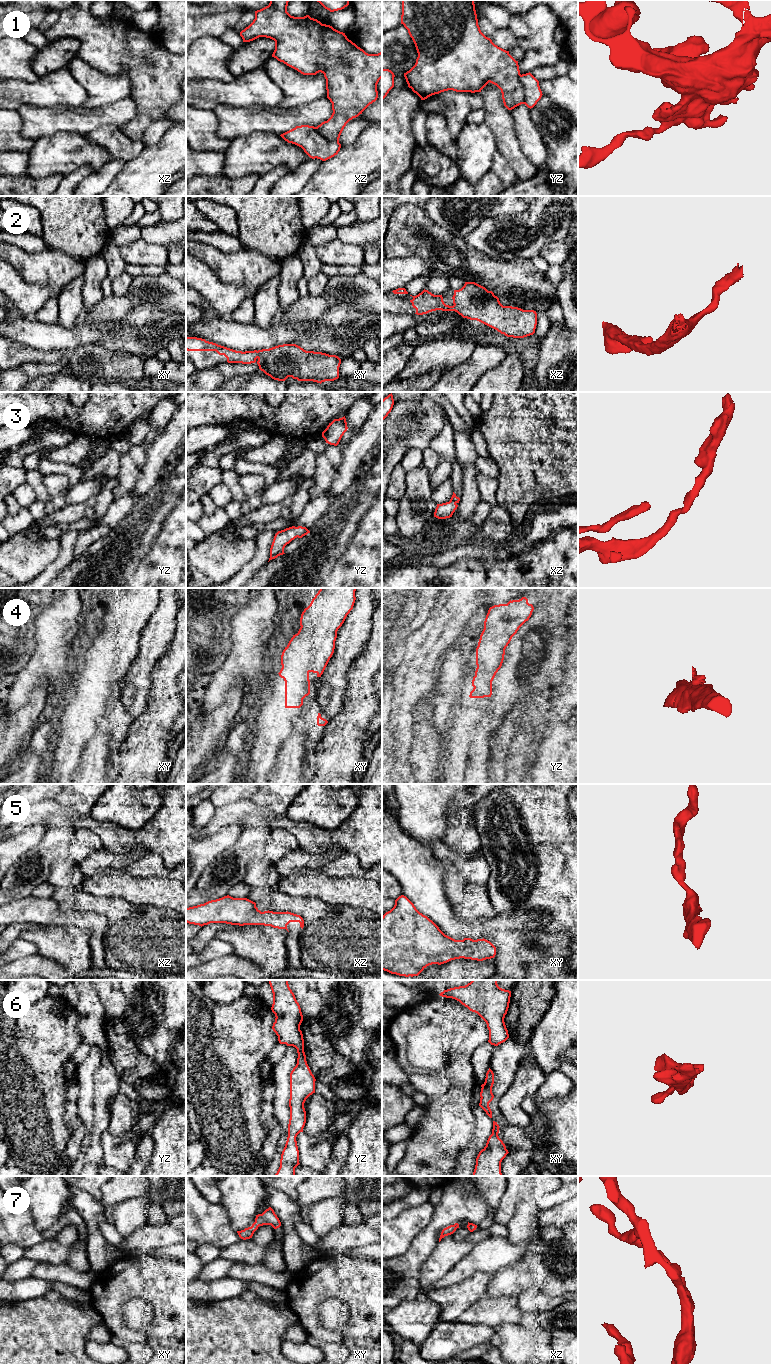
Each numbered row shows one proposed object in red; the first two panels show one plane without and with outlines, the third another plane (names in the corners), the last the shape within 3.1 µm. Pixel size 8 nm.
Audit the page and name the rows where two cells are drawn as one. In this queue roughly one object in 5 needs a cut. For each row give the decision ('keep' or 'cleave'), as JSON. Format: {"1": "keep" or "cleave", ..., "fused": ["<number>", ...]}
{"1": "keep", "2": "keep", "3": "keep", "4": "keep", "5": "keep", "6": "keep", "7": "keep", "fused": []}

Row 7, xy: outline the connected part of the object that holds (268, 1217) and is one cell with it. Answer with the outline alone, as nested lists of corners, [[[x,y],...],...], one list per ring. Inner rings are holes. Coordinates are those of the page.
[[[271,1207],[266,1209],[262,1214],[256,1215],[255,1222],[251,1227],[237,1231],[237,1233],[243,1240],[250,1239],[258,1227],[263,1225],[271,1225],[274,1229],[277,1229],[281,1226],[279,1218]]]

